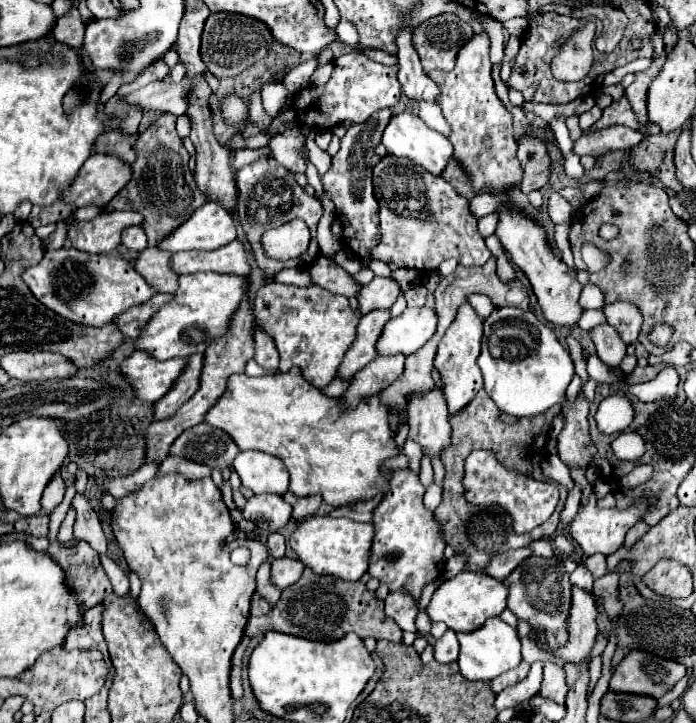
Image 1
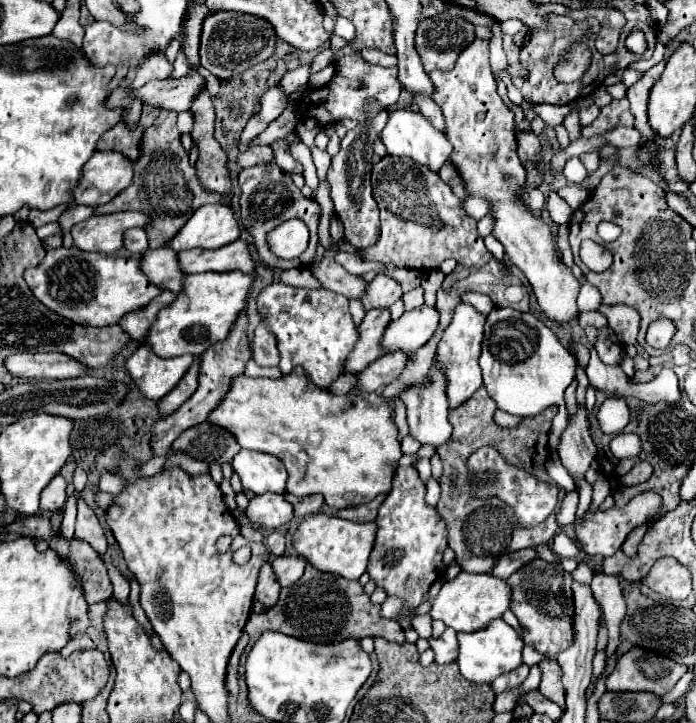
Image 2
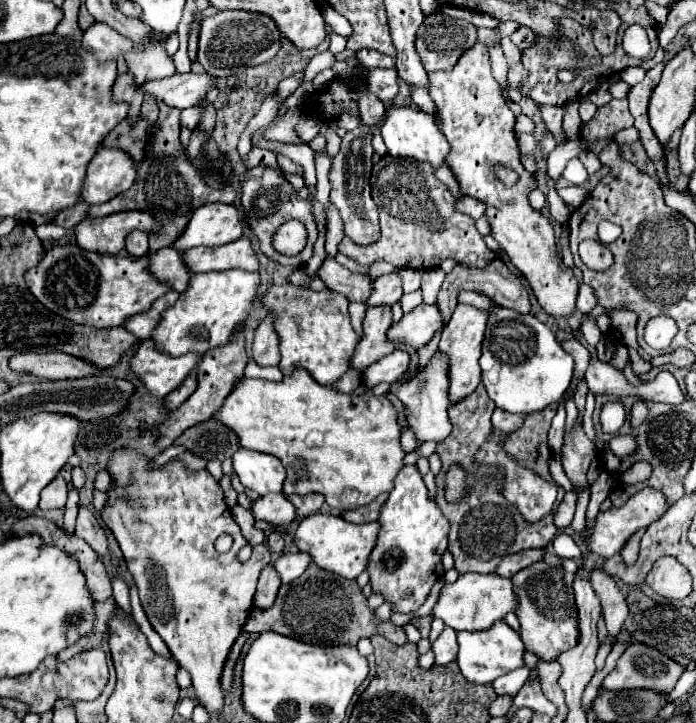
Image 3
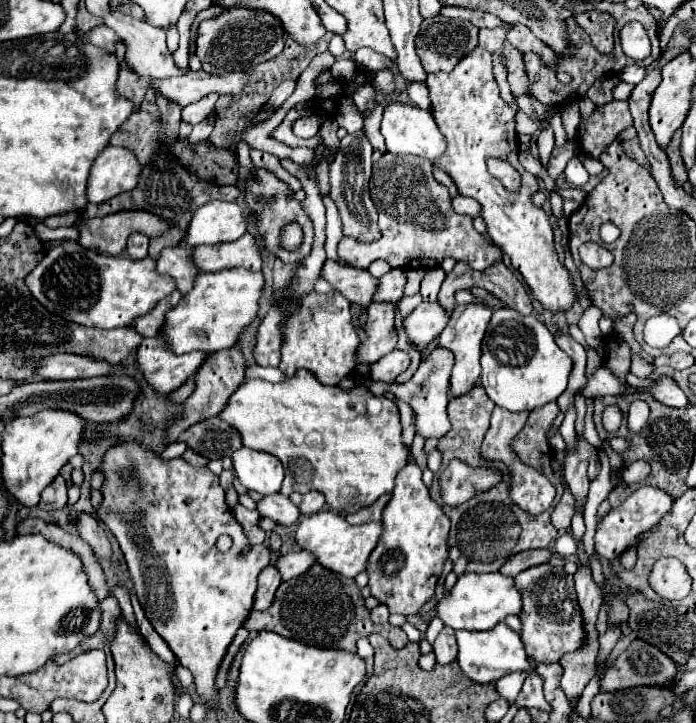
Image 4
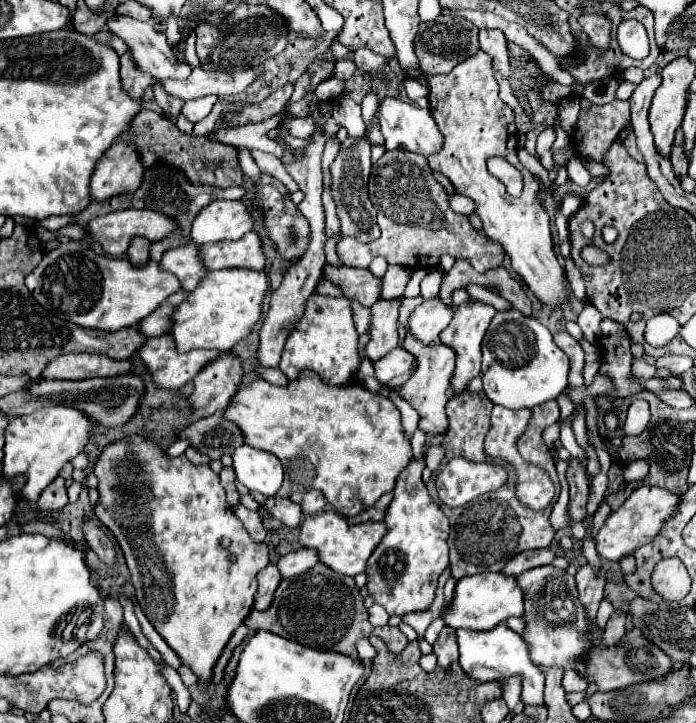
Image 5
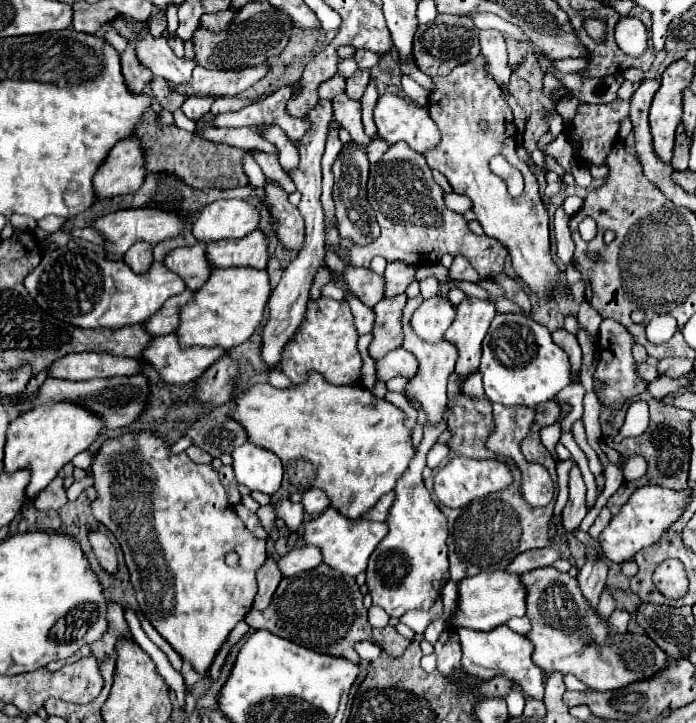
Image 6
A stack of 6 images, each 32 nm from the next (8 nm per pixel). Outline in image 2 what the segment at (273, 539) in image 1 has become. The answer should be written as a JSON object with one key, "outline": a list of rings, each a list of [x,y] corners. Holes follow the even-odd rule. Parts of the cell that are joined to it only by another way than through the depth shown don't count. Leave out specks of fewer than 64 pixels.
{"outline":[[[279,532],[271,533],[265,543],[269,552],[277,557],[285,553],[286,542],[284,536]]]}

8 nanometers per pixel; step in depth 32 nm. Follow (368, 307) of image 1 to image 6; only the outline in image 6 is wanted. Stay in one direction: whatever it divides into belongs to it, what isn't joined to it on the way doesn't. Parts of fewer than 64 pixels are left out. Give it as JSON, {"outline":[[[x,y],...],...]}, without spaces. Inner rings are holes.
{"outline":[[[388,264],[386,272],[384,272],[384,280],[386,280],[386,288],[384,288],[384,296],[398,296],[404,294],[406,286],[414,280],[414,272],[416,268],[408,268],[408,264]]]}

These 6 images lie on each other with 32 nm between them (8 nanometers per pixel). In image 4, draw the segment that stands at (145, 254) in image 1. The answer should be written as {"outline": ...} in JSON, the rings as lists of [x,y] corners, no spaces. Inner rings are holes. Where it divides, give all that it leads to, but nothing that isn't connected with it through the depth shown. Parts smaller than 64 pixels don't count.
{"outline":[[[178,246],[160,252],[160,256],[156,258],[156,272],[174,278],[180,292],[188,292],[198,274],[196,266],[190,262],[190,248],[178,248]]]}

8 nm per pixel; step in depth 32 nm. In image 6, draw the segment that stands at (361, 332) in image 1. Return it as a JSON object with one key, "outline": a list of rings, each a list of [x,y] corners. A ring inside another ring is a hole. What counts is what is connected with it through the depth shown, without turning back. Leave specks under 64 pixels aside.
{"outline":[[[400,294],[394,298],[382,298],[372,308],[376,318],[374,318],[374,328],[372,328],[374,340],[368,346],[368,354],[374,360],[380,360],[390,350],[402,346],[404,334],[402,334],[402,326],[400,326],[400,314],[406,304],[406,298],[408,298],[406,294]]]}

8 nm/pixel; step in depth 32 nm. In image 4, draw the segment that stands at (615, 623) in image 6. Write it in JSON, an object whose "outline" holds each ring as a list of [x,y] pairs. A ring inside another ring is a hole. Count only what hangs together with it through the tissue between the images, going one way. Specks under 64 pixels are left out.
{"outline":[[[622,625],[618,628],[608,628],[606,633],[603,636],[598,638],[599,640],[599,655],[597,657],[598,662],[605,660],[607,655],[612,651],[614,646],[618,642],[622,633]]]}

